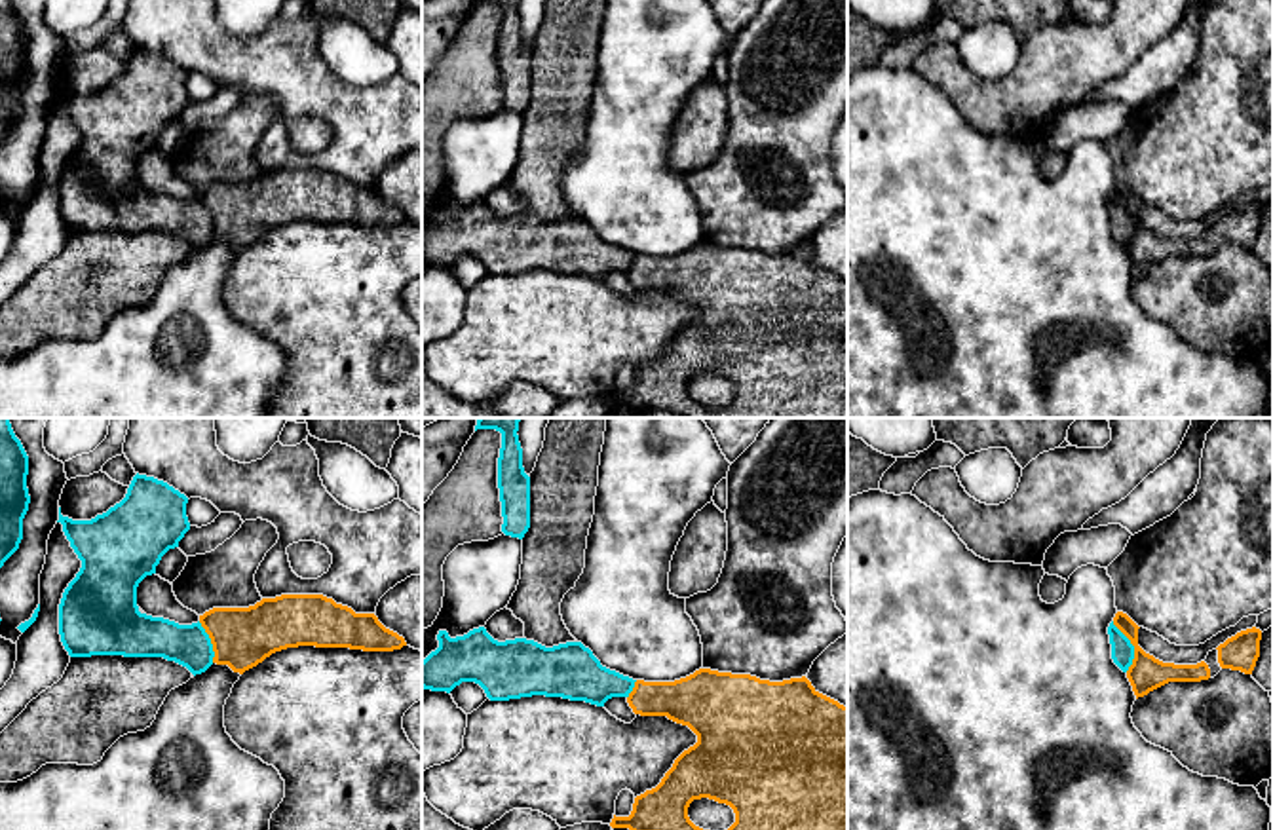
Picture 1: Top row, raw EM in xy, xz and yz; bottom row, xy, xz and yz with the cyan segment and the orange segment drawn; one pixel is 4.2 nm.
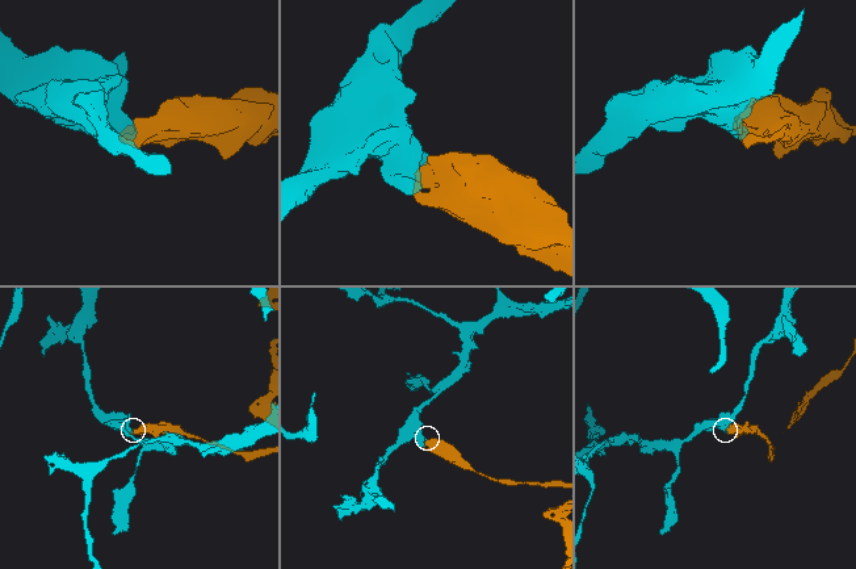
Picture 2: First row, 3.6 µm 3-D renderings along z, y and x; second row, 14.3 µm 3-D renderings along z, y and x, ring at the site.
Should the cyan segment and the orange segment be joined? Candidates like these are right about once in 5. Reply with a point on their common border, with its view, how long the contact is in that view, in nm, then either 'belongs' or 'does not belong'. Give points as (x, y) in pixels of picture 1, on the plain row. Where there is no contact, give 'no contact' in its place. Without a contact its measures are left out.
meets cyan in yz at (1133, 221); contact 220 nm long; does not belong

